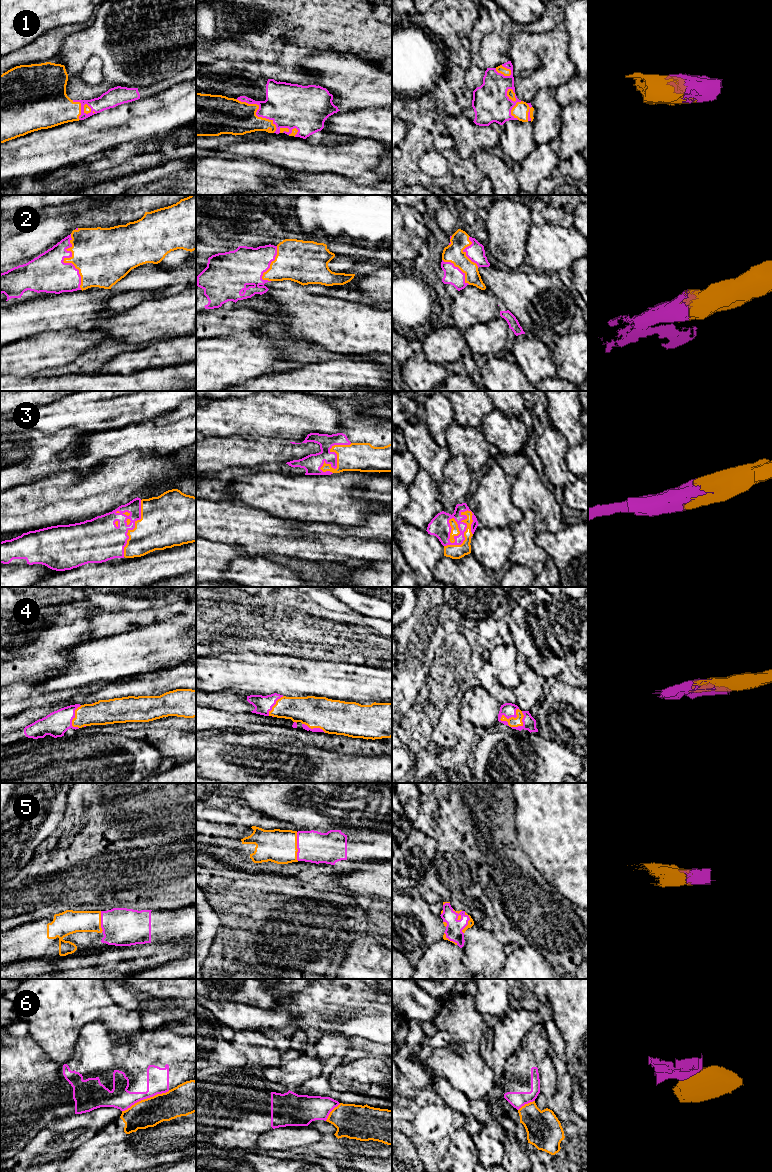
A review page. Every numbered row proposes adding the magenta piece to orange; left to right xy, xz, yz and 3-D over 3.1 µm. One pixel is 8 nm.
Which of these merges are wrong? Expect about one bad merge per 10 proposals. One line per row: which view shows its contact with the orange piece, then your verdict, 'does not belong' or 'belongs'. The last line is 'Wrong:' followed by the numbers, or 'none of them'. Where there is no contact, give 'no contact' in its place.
1: meets orange in xz; belongs
2: meets orange in xy; belongs
3: meets orange in yz; belongs
4: meets orange in yz; belongs
5: meets orange in xz; belongs
6: meets orange in xy; does not belong
Wrong: 6

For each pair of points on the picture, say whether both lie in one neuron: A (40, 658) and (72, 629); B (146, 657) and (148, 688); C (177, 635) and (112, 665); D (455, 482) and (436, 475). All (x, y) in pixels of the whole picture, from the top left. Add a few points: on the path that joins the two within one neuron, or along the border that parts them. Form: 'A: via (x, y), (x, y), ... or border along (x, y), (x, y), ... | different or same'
A: via (48, 650), (64, 635) | same
B: border along (170, 667), (137, 673), (128, 677) | different
C: via (161, 645), (128, 653) | same
D: border along (451, 456), (444, 467), (443, 479), (438, 484) | different

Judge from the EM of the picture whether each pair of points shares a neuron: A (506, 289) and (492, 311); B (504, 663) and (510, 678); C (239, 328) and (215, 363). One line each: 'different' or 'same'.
A: different
B: same
C: different

